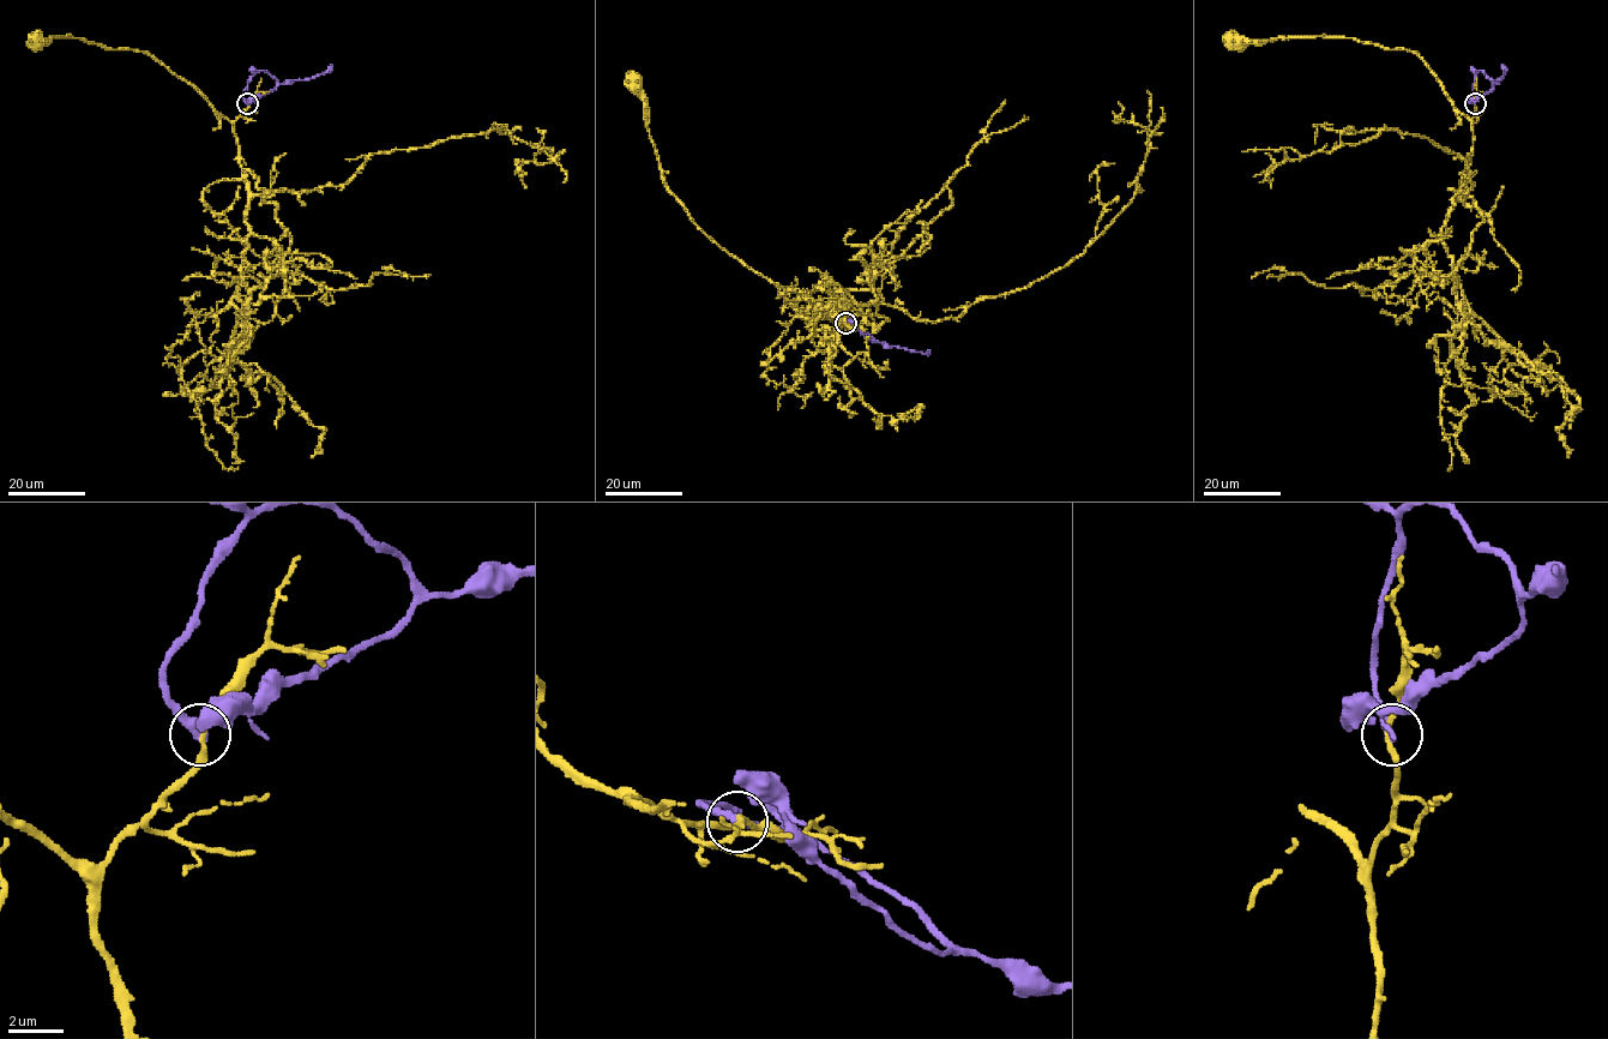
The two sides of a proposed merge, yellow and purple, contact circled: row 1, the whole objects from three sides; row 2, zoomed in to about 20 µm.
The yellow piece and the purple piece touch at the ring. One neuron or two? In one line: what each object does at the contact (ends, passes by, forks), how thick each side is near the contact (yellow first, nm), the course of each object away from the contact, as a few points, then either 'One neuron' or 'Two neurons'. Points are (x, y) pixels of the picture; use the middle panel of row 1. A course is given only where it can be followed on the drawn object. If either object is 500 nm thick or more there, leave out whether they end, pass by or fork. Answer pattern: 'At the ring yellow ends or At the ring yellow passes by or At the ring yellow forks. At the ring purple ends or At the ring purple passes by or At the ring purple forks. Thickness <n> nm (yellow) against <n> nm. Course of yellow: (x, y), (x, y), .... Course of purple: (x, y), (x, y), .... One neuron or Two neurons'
At the ring yellow passes by. At the ring purple passes by. Thickness 180 nm (yellow) against 240 nm. Course of yellow: (845, 323), (827, 319), (799, 294), (742, 264), (696, 223), (668, 187), (648, 128), (648, 103), (631, 82). Course of purple: (845, 323), (889, 346), (926, 353), (928, 350). Two neurons

